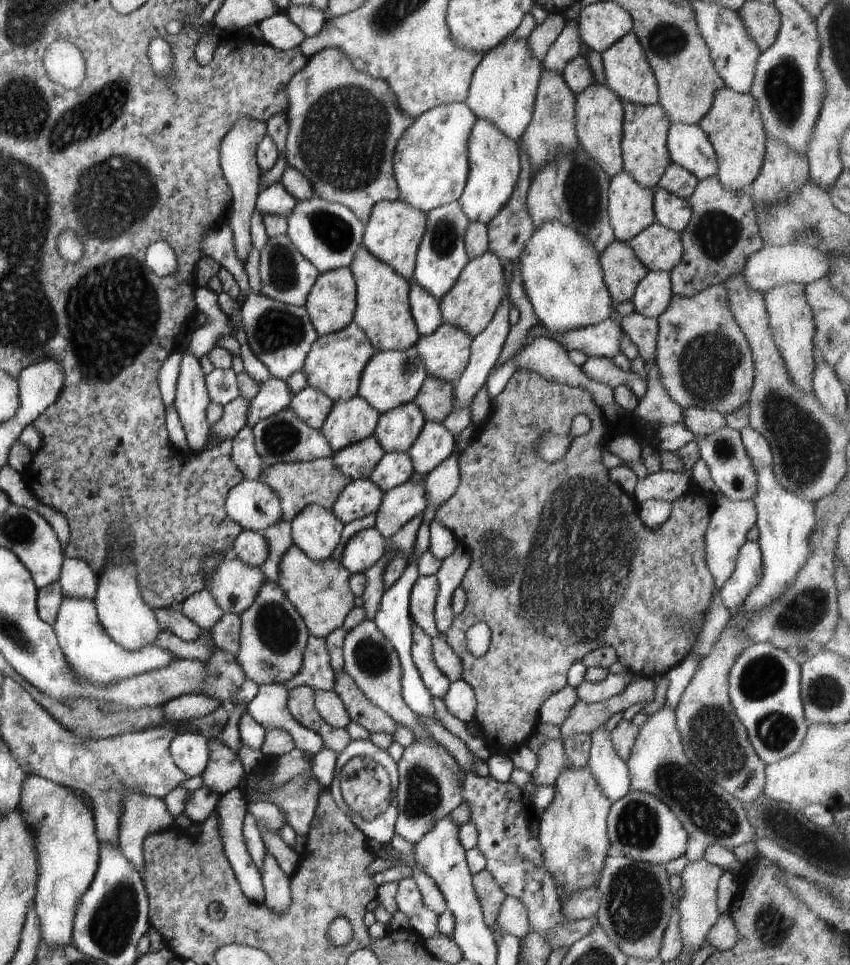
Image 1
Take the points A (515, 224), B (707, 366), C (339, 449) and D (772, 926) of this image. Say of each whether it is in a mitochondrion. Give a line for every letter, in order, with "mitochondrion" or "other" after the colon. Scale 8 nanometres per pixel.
A: other
B: mitochondrion
C: other
D: mitochondrion

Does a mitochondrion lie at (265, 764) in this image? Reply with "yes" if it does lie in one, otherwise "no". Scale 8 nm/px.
no

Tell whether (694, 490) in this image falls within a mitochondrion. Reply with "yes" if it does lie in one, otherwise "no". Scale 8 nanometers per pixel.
no

